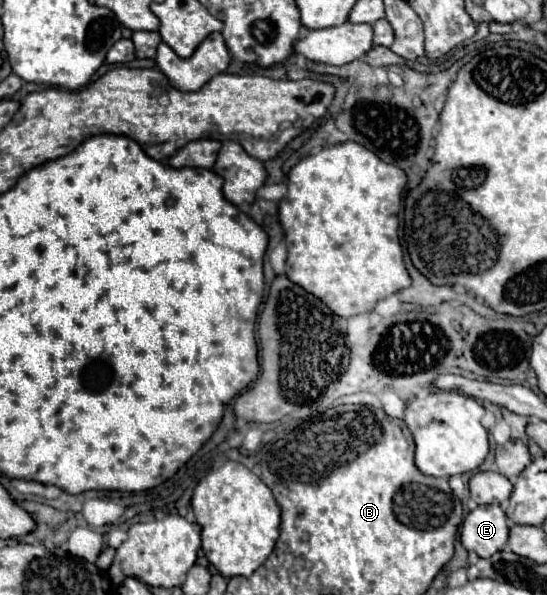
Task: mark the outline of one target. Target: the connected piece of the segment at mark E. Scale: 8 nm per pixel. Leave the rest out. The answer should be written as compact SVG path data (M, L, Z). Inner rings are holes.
M483 504L471 510L461 524L461 544L481 558L503 550L509 538L507 516L499 504Z

